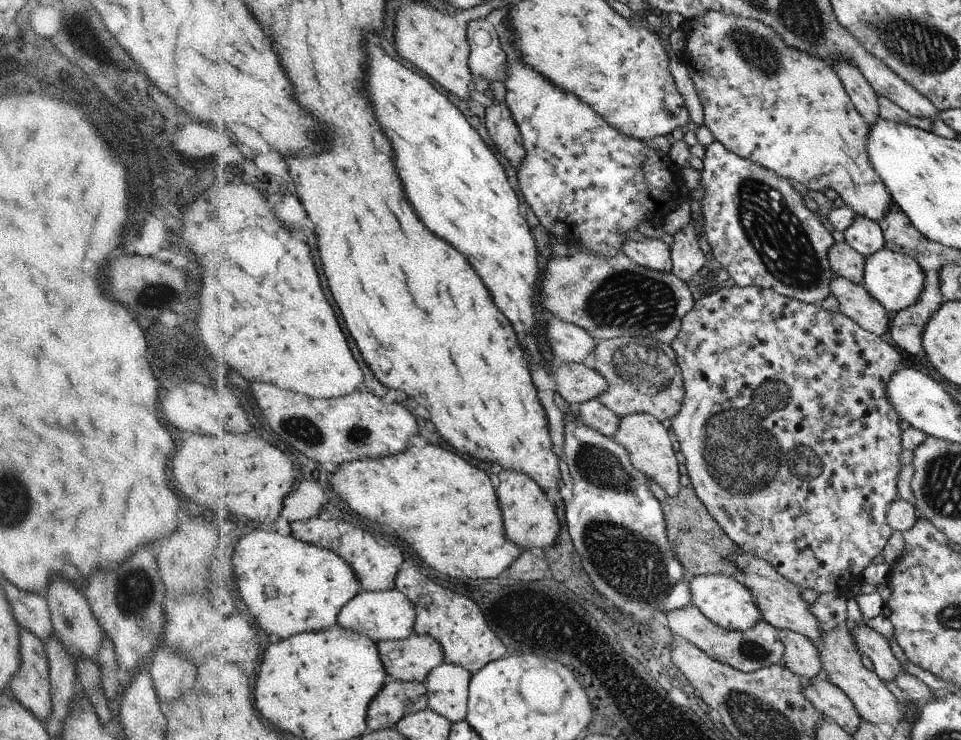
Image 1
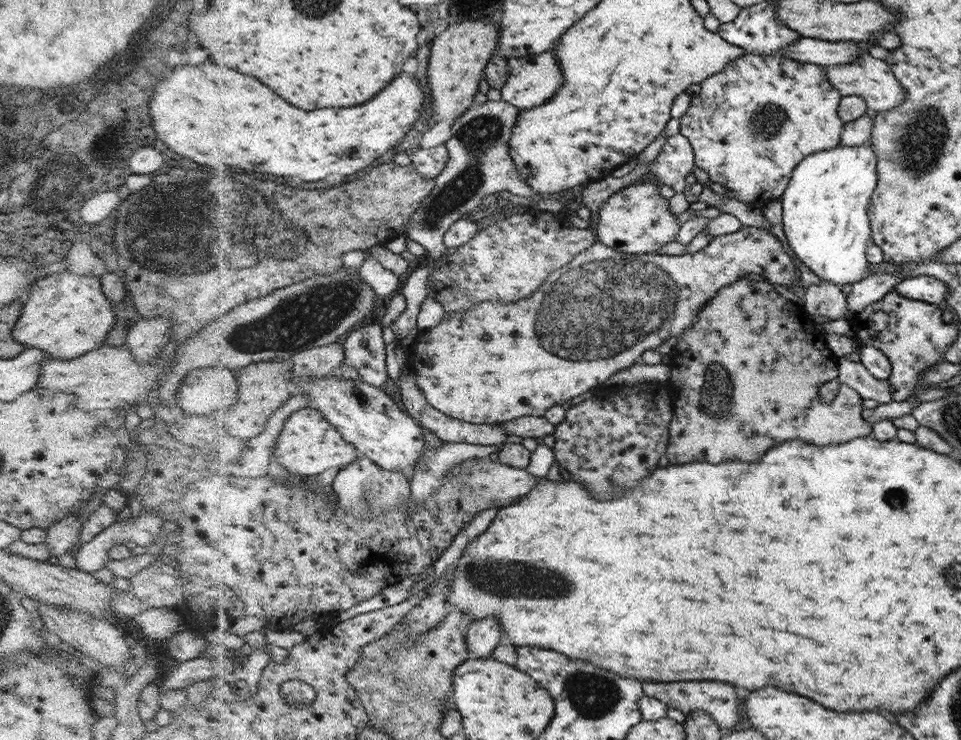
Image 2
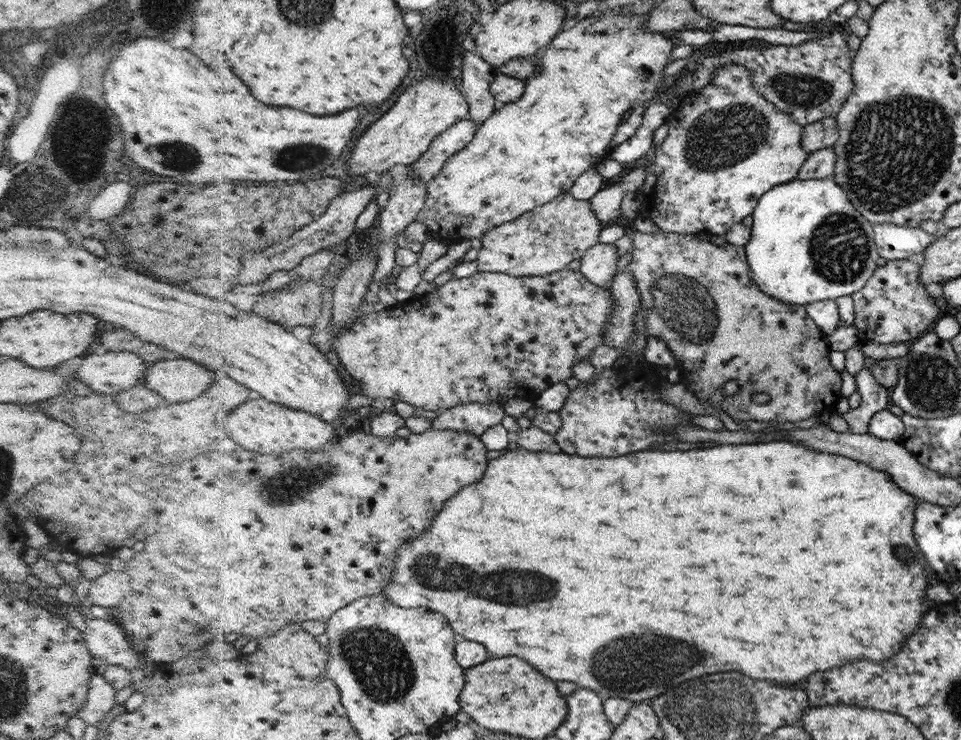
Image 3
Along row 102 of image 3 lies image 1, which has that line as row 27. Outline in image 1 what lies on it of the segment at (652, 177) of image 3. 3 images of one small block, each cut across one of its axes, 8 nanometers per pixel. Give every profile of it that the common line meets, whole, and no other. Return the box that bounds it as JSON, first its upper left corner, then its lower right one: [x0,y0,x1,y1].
[678,10,892,223]

